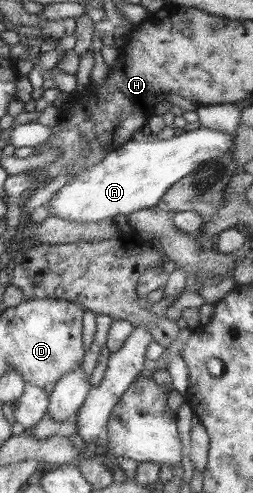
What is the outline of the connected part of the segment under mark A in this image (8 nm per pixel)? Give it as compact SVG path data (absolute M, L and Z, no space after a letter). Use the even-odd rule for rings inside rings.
M200 126L195 130L177 131L168 140L153 137L142 141L130 139L60 187L47 206L54 217L82 225L150 209L158 205L159 198L173 183L188 175L202 162L208 163L228 152L228 145L234 137L234 133L222 133Z

